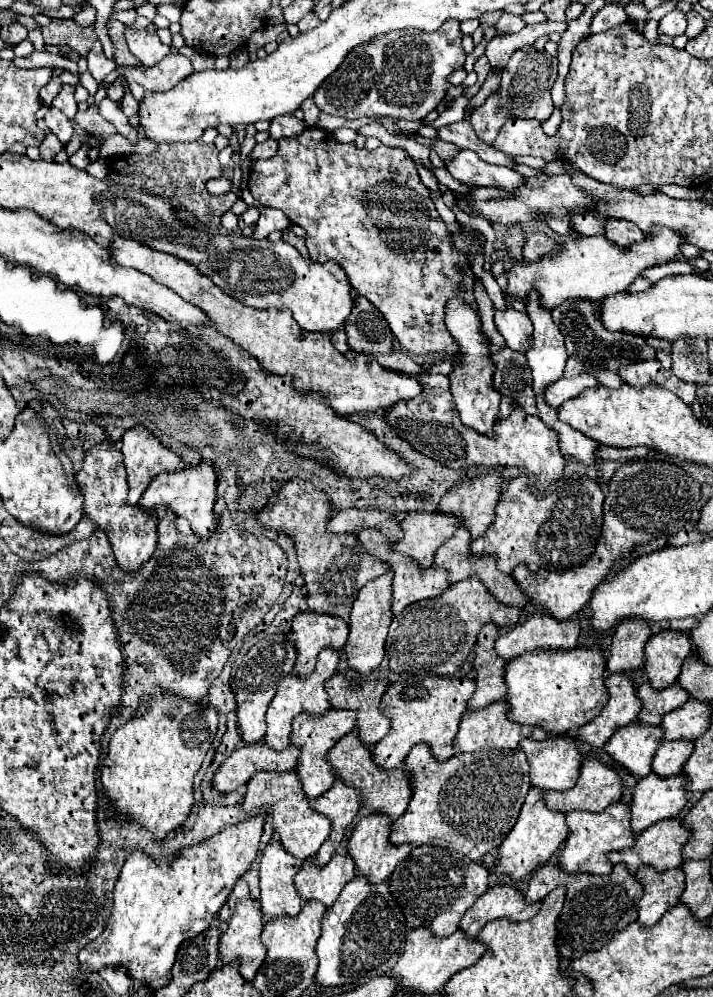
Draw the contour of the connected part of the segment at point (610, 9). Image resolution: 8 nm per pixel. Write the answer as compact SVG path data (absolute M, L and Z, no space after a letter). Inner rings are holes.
M604 5L604 7L594 15L594 19L592 19L592 23L590 23L590 33L602 33L602 31L614 27L614 25L616 25L616 21L614 21L614 11L616 11L616 5Z

